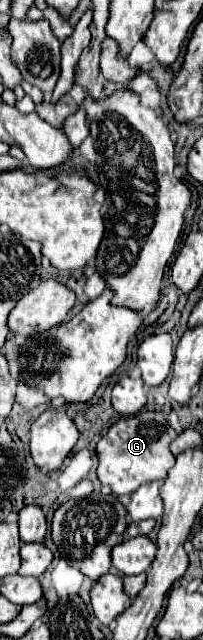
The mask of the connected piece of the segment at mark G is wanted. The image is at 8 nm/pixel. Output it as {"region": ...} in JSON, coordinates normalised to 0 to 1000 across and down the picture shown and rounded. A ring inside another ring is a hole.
{"region":[[[714,642],[665,652],[606,652],[537,667],[537,673],[478,692],[488,730],[478,745],[507,758],[537,758],[557,770],[645,773],[714,752],[793,752],[823,745],[823,736],[852,730],[862,714],[833,705],[833,692],[872,683],[872,677],[833,667],[803,645]]]}

